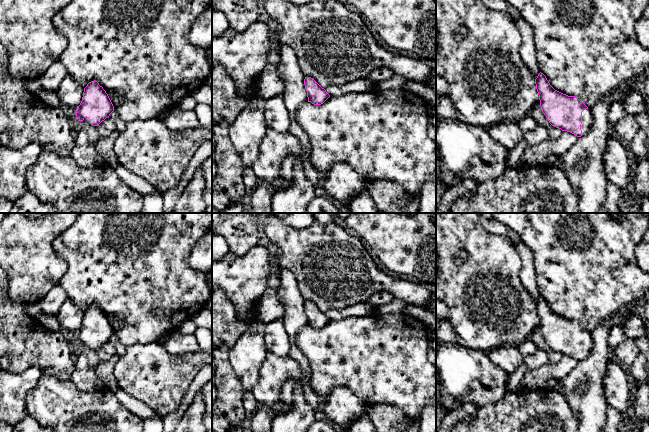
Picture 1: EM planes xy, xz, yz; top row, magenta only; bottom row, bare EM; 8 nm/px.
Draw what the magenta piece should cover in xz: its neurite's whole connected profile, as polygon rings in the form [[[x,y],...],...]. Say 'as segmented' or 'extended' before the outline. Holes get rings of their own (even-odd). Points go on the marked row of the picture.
as segmented; [[[305,77],[304,85],[307,91],[308,102],[314,105],[321,105],[330,97],[326,90],[311,77]]]

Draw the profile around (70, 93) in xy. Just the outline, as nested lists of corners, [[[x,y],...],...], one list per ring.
[[[69,74],[66,75],[57,91],[61,104],[76,110],[82,101],[84,88]]]

